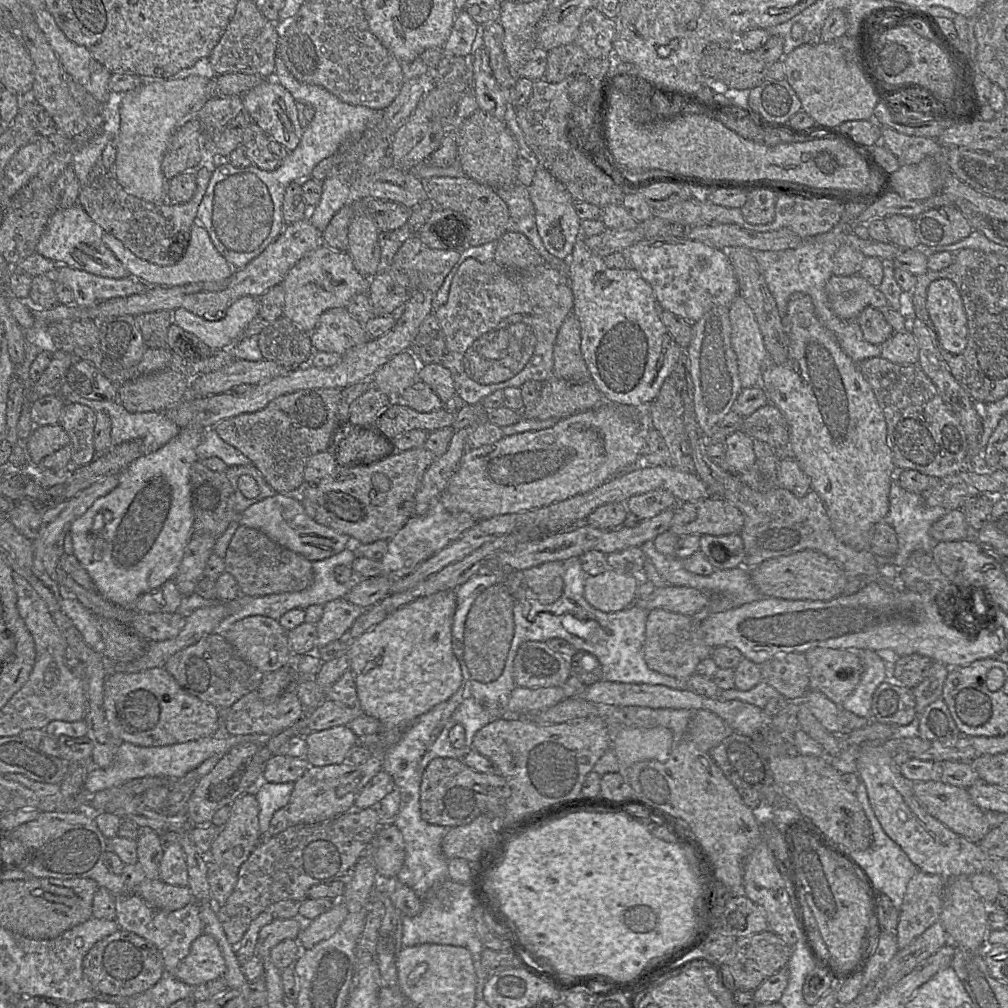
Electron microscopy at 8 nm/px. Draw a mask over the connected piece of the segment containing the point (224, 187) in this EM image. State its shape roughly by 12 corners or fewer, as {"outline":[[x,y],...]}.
{"outline":[[275,55],[273,79],[314,108],[273,171],[230,163],[196,214],[235,270],[285,227],[291,182],[358,139],[375,109],[298,81]]}

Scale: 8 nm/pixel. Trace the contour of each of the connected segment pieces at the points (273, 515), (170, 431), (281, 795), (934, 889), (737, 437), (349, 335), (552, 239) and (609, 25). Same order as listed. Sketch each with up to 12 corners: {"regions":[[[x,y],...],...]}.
{"regions":[[[293,495],[251,505],[238,524],[310,562],[355,544],[316,523]],[[62,398],[111,420],[111,447],[141,440],[144,455],[180,432],[165,412],[130,413],[117,400]],[[261,781],[251,789],[259,804],[261,839],[275,812],[286,807],[293,782]],[[918,871],[899,910],[898,949],[939,921],[950,877]],[[741,430],[727,436],[725,467],[740,475],[757,460],[753,439]],[[343,307],[324,312],[310,333],[314,352],[341,356],[368,340]],[[541,166],[528,191],[537,231],[568,260],[581,235],[571,195]],[[593,7],[573,44],[590,59],[611,57],[616,20]]]}

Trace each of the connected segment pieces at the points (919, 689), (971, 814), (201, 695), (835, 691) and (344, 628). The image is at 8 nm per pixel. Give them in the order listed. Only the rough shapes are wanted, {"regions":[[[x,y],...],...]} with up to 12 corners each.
{"regions":[[[932,661],[928,676],[913,690],[917,717],[942,698],[950,668]],[[915,782],[922,807],[978,844],[990,831],[966,788]],[[214,633],[164,668],[186,693],[229,709],[264,676]],[[813,648],[809,688],[841,706],[863,673],[858,652]],[[344,599],[323,605],[316,648],[345,638],[363,609]]]}

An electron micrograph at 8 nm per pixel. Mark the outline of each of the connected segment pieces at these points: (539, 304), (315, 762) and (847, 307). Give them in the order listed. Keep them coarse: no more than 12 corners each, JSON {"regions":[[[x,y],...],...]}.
{"regions":[[[465,260],[434,312],[441,365],[480,405],[553,375],[572,313],[546,262]],[[345,726],[305,734],[314,766],[347,762],[359,738]],[[859,274],[832,275],[831,310],[856,319],[866,307],[890,308]]]}

